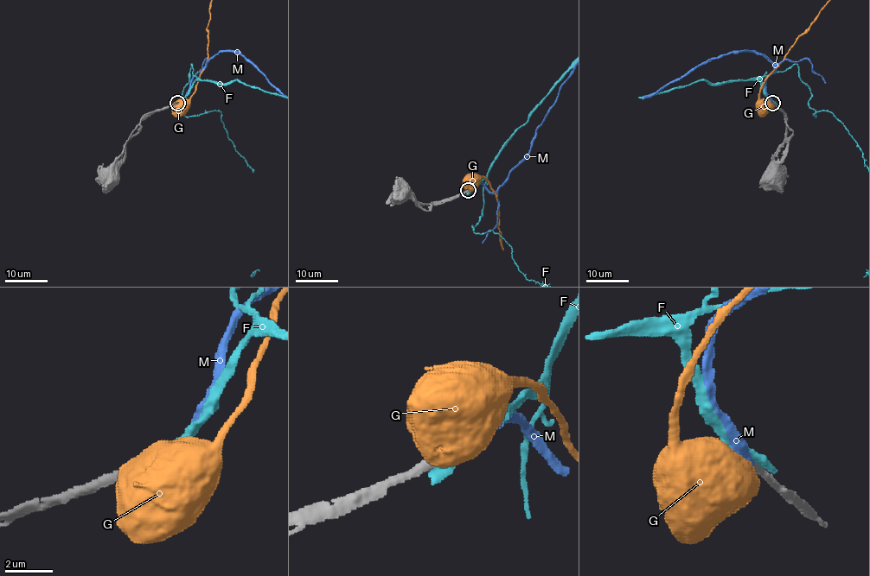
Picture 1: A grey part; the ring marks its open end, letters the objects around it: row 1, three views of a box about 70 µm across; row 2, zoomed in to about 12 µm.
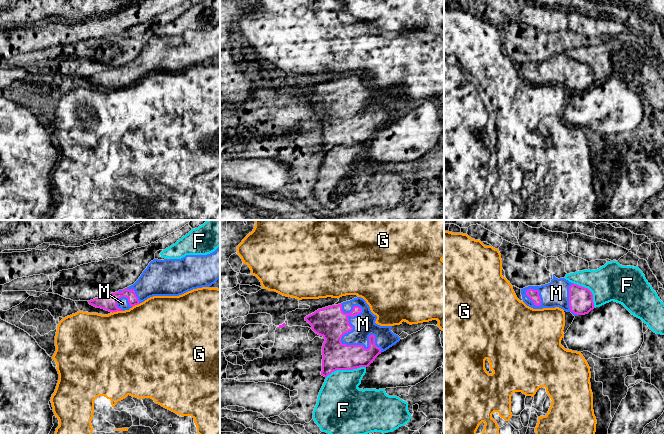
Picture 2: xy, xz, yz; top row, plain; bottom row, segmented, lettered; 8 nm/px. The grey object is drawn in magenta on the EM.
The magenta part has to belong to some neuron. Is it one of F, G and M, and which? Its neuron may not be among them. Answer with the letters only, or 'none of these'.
M

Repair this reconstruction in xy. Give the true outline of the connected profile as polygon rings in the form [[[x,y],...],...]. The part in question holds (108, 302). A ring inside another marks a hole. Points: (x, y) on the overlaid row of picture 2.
[[[220,246],[207,255],[186,255],[181,259],[154,259],[131,286],[88,301],[109,312],[129,310],[153,296],[179,296],[193,289],[209,287],[220,278]]]

